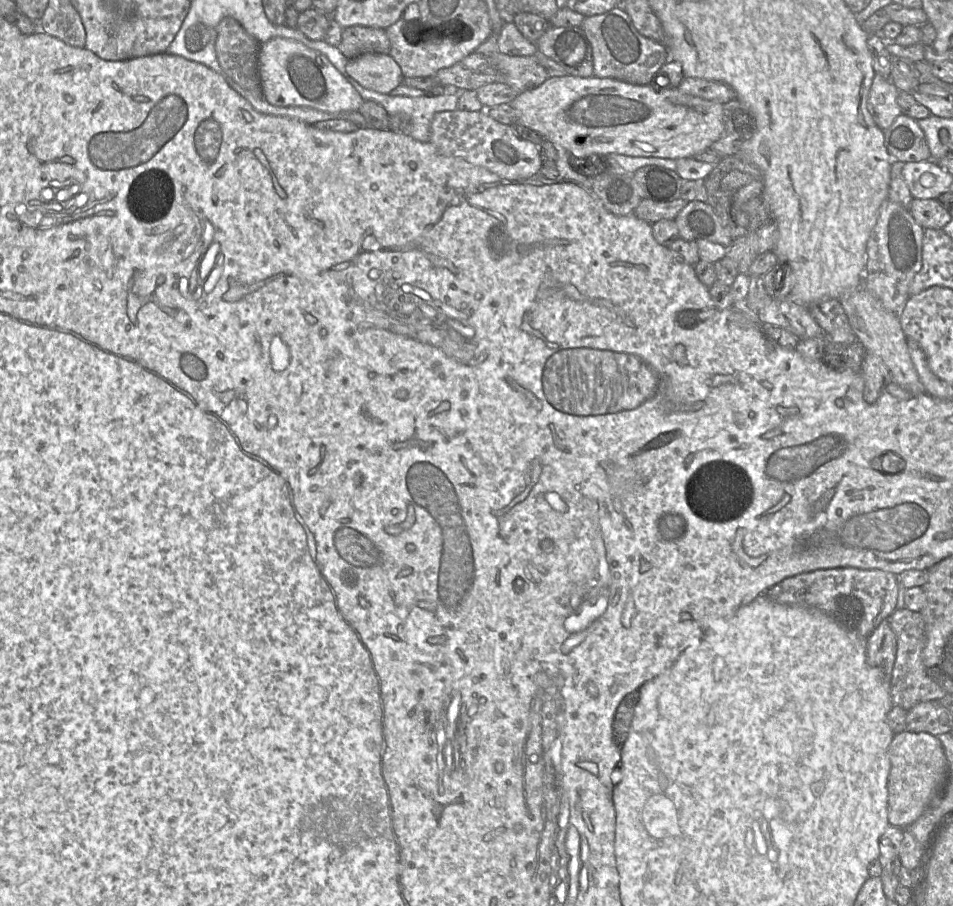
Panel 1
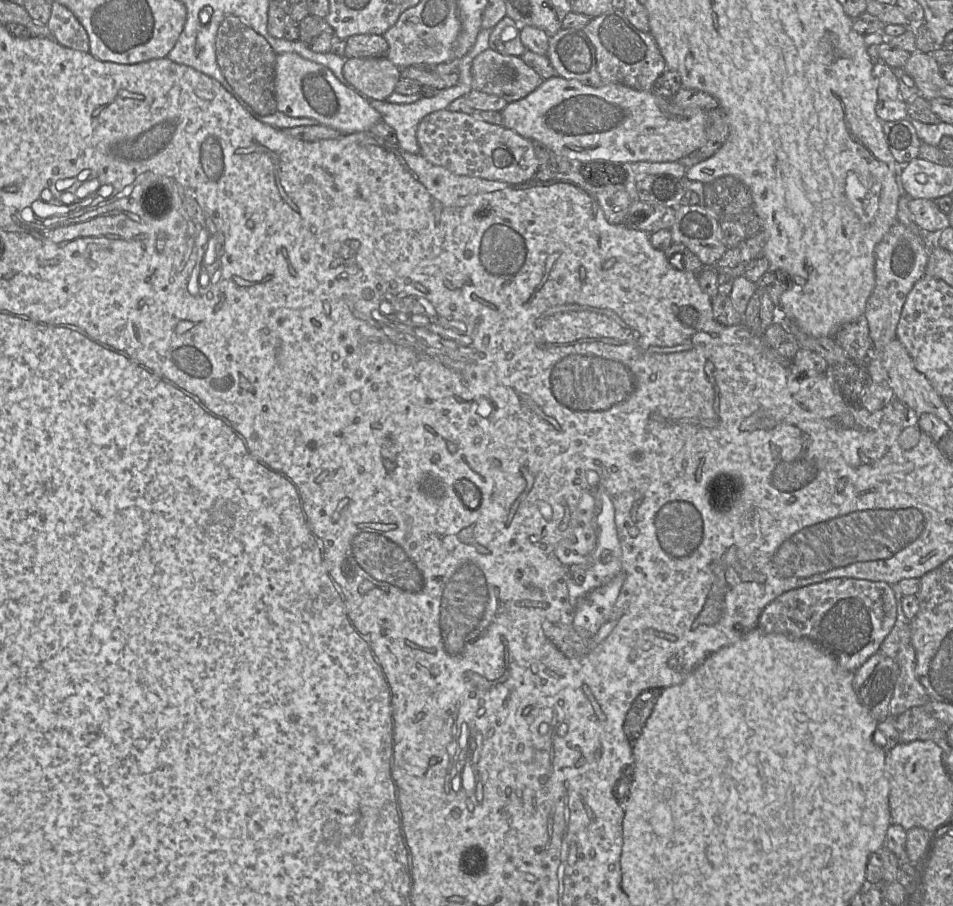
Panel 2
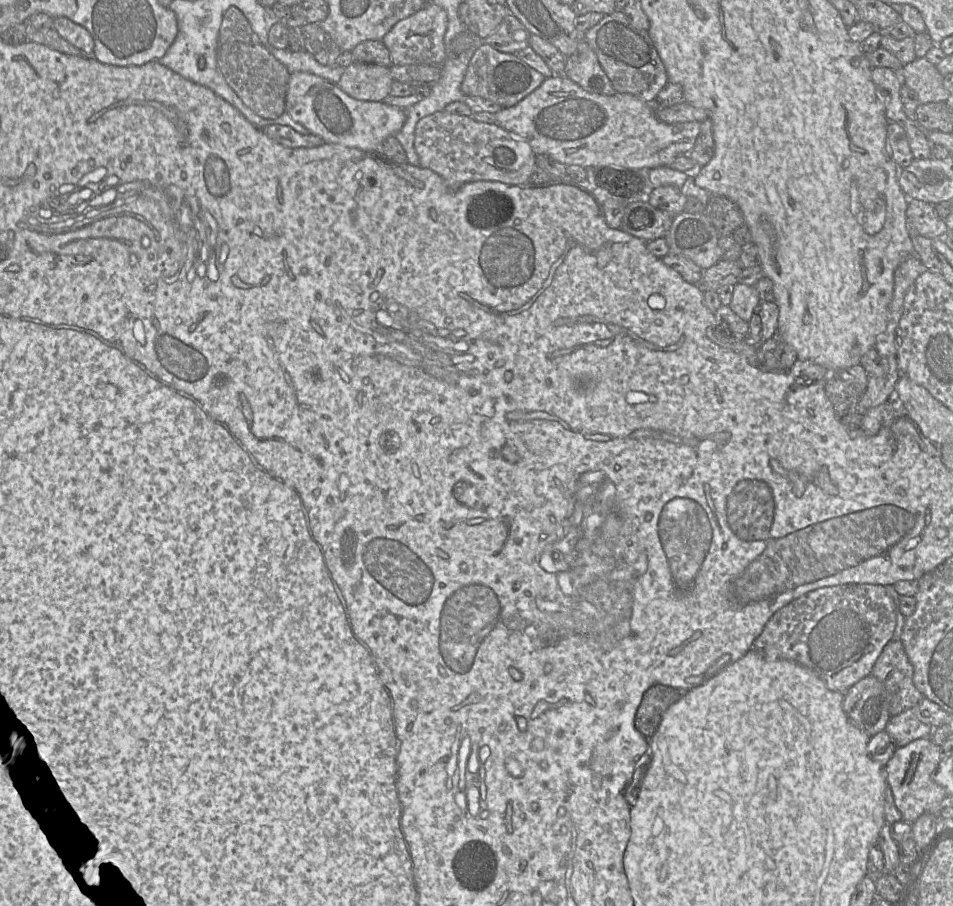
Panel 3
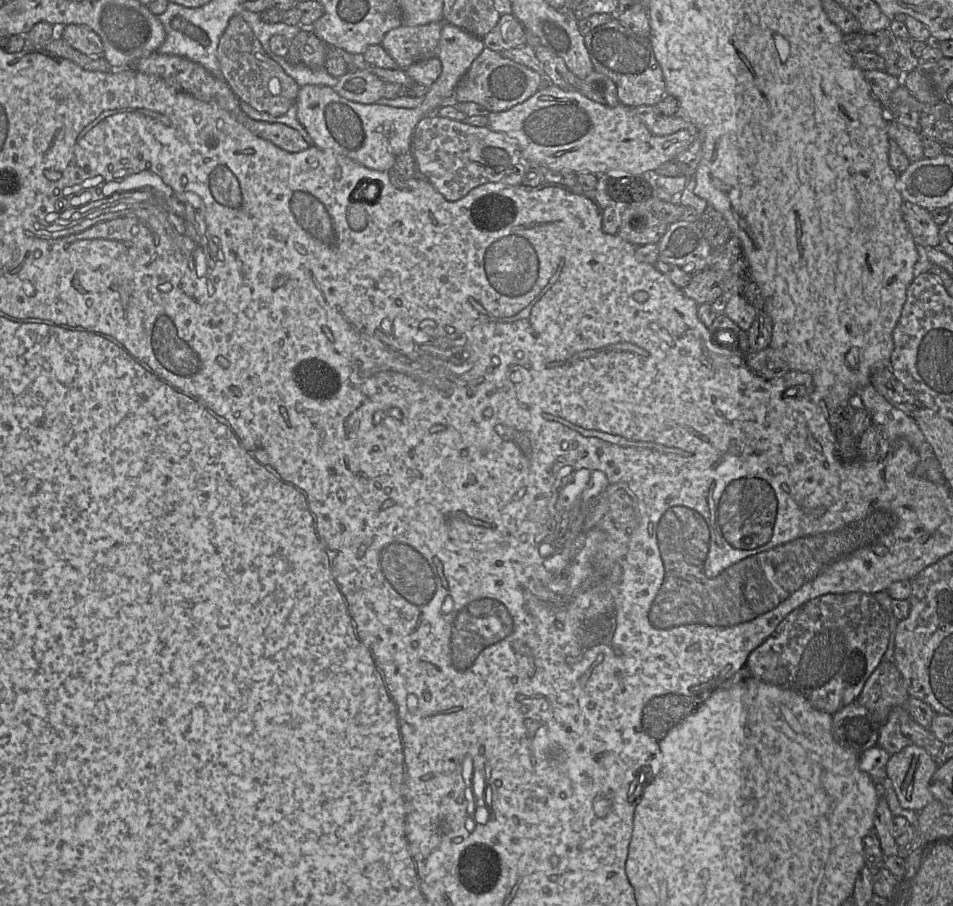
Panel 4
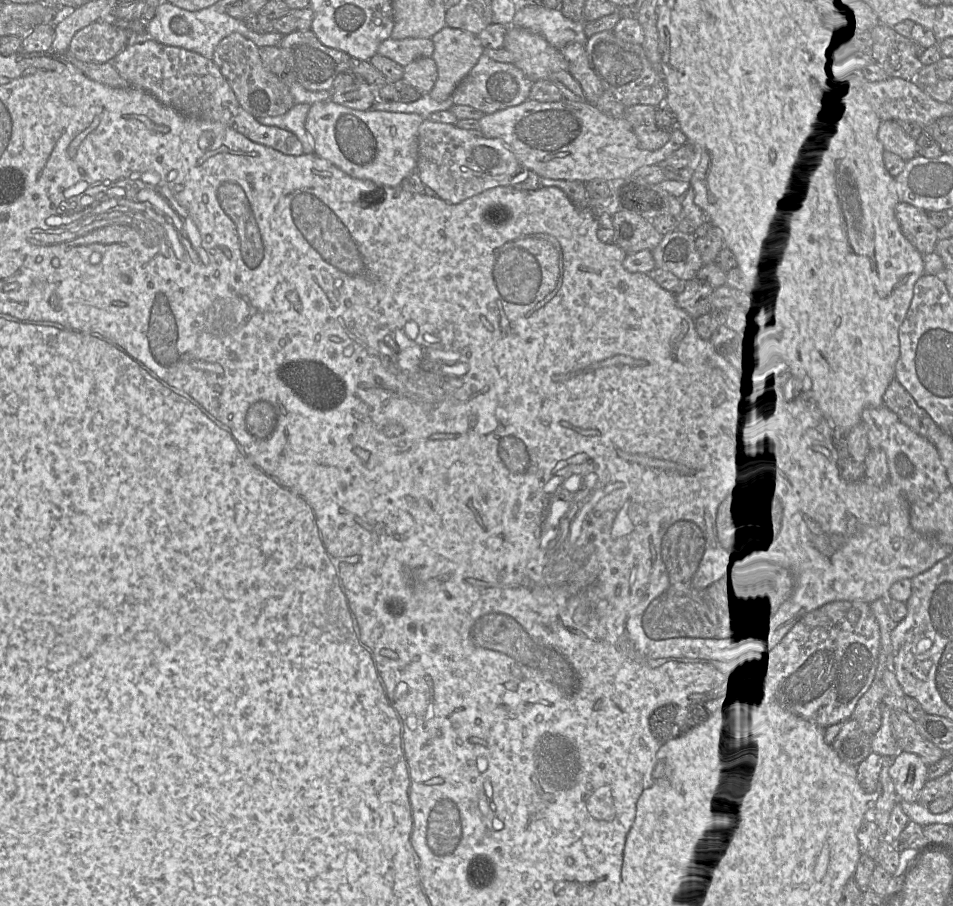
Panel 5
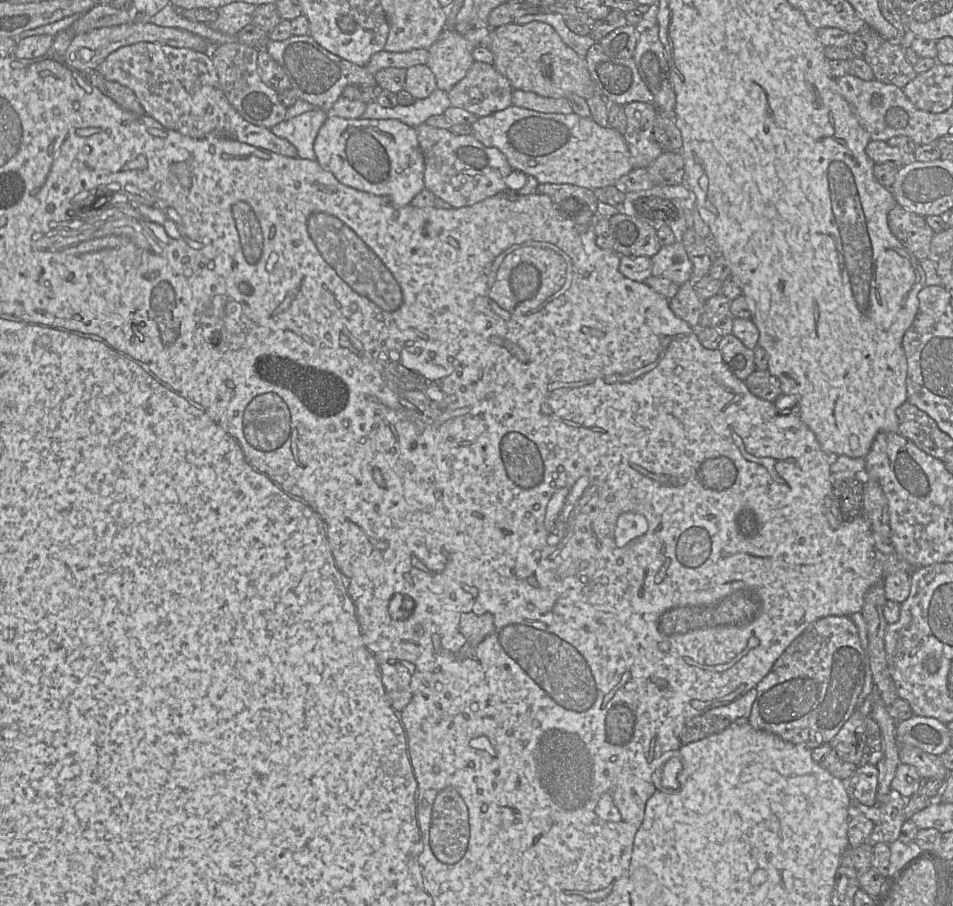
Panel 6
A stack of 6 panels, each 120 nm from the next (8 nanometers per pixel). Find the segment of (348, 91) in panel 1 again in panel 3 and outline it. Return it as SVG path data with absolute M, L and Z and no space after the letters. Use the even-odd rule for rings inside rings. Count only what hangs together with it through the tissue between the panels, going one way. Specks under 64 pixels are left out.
M293 72L290 74L286 95L286 112L294 121L309 129L312 134L321 137L324 143L340 144L366 152L376 151L386 138L395 136L406 121L405 109L387 105L383 101L357 100L342 91L337 84L307 72Z

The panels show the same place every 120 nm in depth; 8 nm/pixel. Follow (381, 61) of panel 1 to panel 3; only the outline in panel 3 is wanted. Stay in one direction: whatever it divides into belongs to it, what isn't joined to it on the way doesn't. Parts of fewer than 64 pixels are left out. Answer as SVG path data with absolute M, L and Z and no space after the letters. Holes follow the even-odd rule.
M353 62L344 68L338 87L350 97L364 101L383 101L393 82L389 67Z

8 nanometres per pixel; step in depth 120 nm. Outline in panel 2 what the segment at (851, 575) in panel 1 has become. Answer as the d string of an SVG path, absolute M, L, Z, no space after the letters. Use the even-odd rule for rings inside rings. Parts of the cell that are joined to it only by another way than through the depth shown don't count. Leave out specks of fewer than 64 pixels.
M834 578L785 592L761 612L756 629L767 634L782 634L815 642L835 658L844 670L855 672L875 654L896 621L896 600L891 585L883 581Z

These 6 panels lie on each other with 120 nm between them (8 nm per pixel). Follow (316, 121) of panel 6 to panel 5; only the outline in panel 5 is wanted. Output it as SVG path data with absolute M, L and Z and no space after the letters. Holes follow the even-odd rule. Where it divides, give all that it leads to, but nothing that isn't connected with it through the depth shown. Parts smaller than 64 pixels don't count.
M307 103L295 104L283 115L256 119L263 125L276 126L291 131L301 141L304 154L313 154L315 152L314 143L305 128L305 121L311 105Z

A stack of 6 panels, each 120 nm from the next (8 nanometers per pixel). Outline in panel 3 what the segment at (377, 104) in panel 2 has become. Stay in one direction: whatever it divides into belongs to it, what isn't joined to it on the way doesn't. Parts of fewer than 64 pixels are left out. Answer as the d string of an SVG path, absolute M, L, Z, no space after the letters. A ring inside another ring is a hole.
M475 39L475 45L457 56L448 56L441 65L441 76L431 86L431 92L406 110L406 121L395 135L407 155L407 162L420 166L419 157L414 149L414 133L417 122L433 113L443 111L445 106L454 101L464 100L461 84L469 61L484 39Z

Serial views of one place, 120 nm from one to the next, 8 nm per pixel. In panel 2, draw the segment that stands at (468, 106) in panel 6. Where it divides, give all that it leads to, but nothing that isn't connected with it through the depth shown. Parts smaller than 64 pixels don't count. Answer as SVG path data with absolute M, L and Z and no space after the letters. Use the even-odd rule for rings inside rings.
M490 48L474 58L471 66L471 76L472 90L499 96L508 103L526 97L544 81L539 74L525 64L521 57L502 55Z

